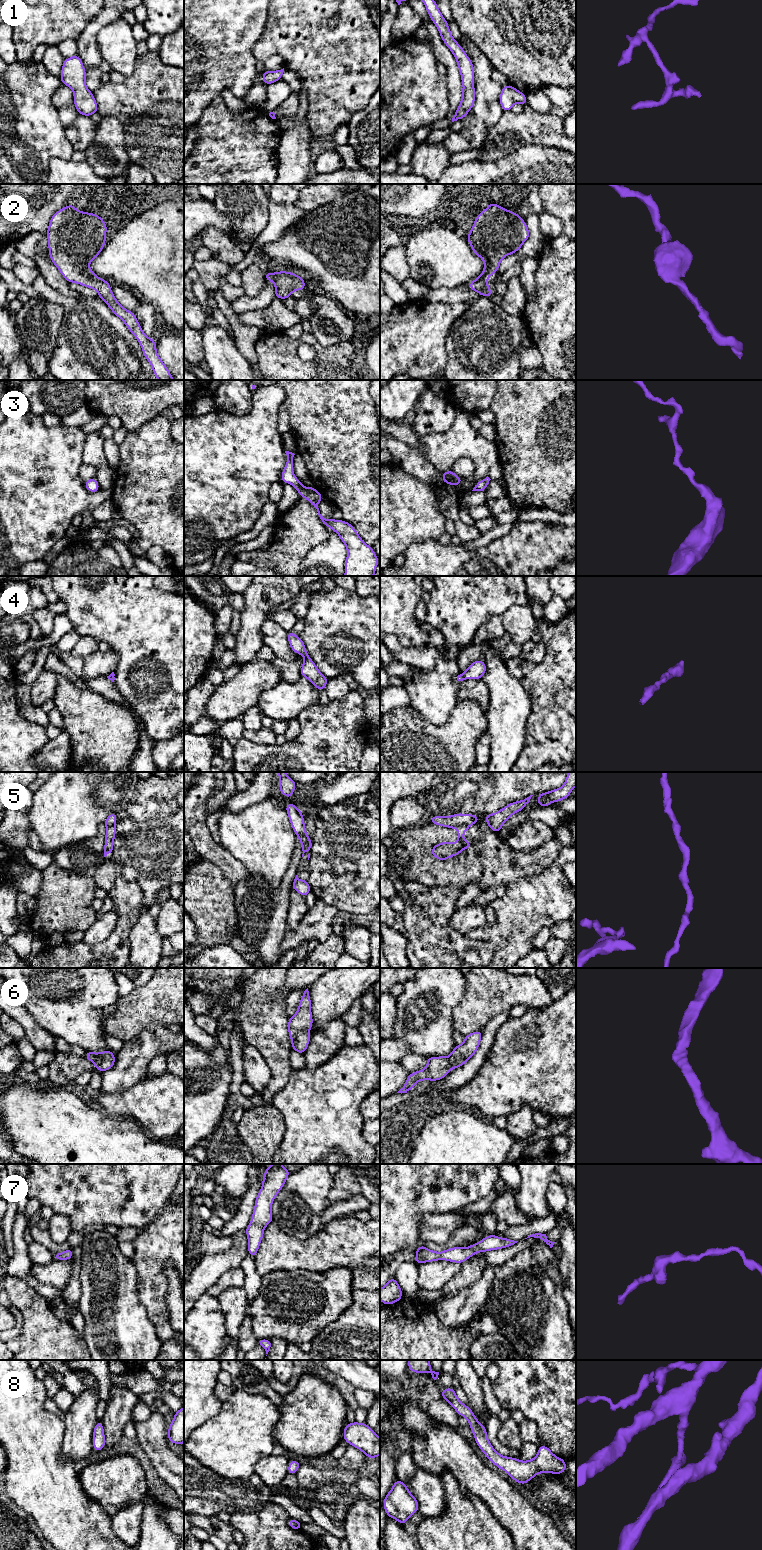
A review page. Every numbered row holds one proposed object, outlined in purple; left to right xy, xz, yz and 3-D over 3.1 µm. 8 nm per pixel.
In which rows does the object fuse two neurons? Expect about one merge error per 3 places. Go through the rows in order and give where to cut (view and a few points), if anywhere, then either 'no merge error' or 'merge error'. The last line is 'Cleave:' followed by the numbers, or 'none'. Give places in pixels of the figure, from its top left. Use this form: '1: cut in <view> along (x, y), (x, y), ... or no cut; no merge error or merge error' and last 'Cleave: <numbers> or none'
1: no cut; no merge error
2: no cut; no merge error
3: no cut; no merge error
4: no cut; no merge error
5: cut in xy along (114, 825), (107, 827); merge error
6: no cut; no merge error
7: no cut; no merge error
8: no cut; no merge error
Cleave: 5

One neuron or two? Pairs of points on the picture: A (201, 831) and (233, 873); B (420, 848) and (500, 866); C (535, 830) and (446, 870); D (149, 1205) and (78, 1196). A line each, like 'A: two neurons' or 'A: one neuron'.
A: one neuron
B: one neuron
C: two neurons
D: one neuron

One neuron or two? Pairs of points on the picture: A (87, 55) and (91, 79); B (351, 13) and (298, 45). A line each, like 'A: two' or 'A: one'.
A: two
B: one

